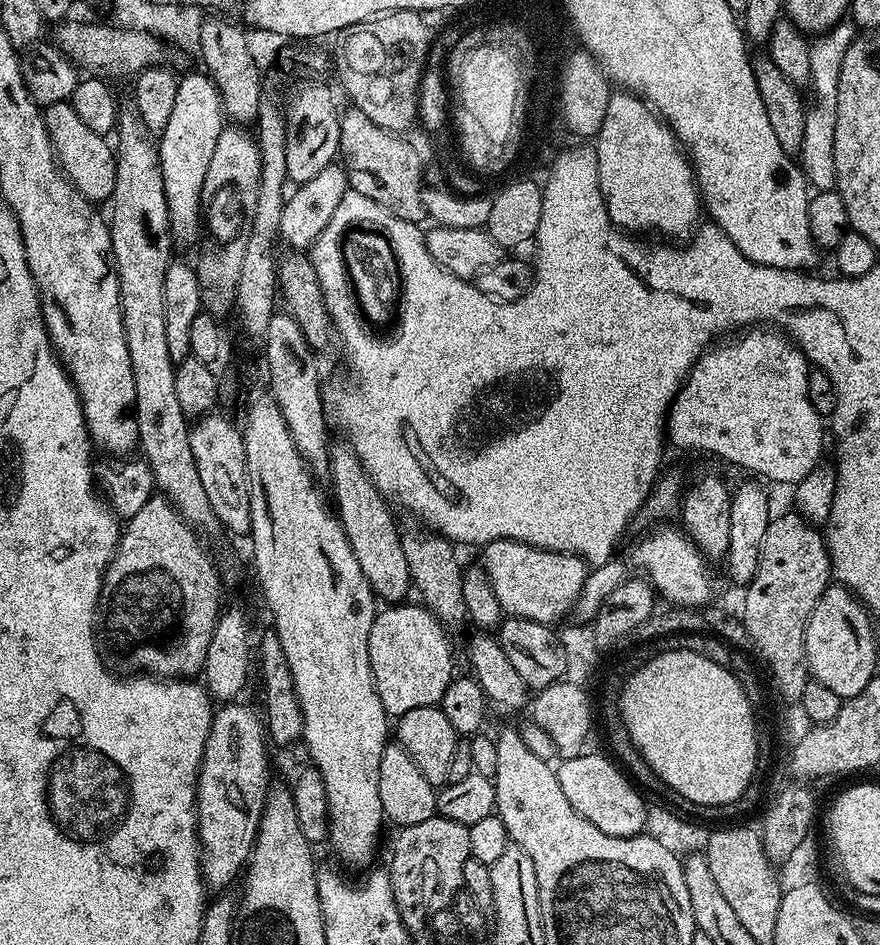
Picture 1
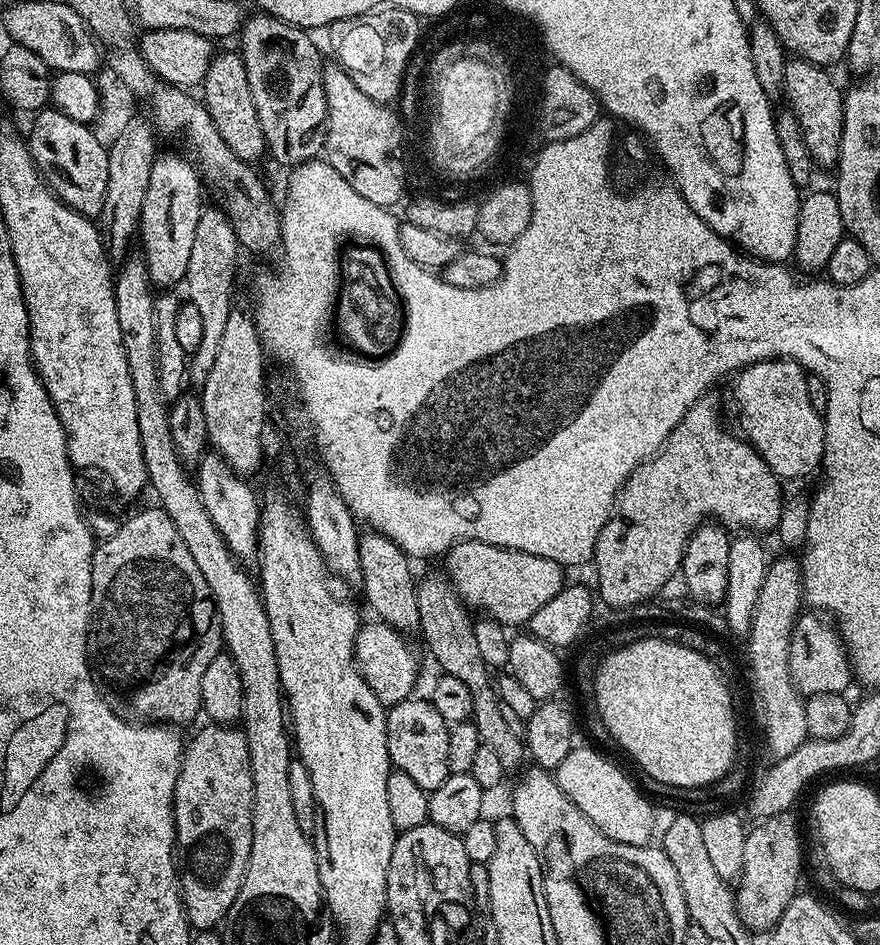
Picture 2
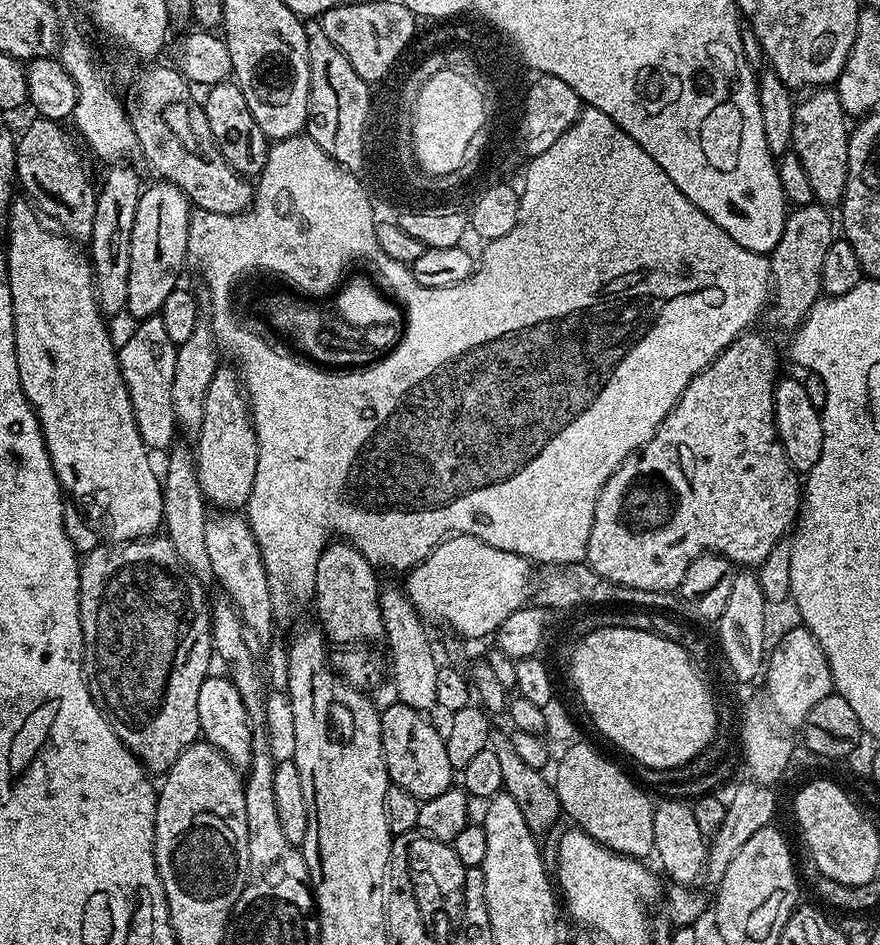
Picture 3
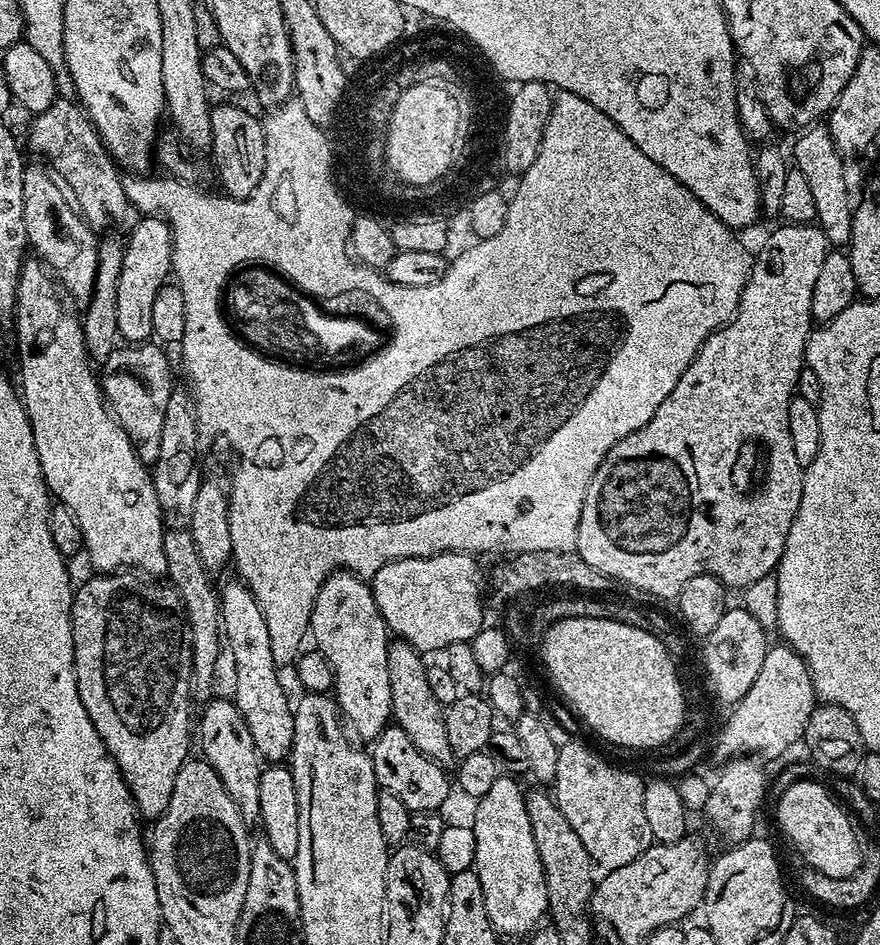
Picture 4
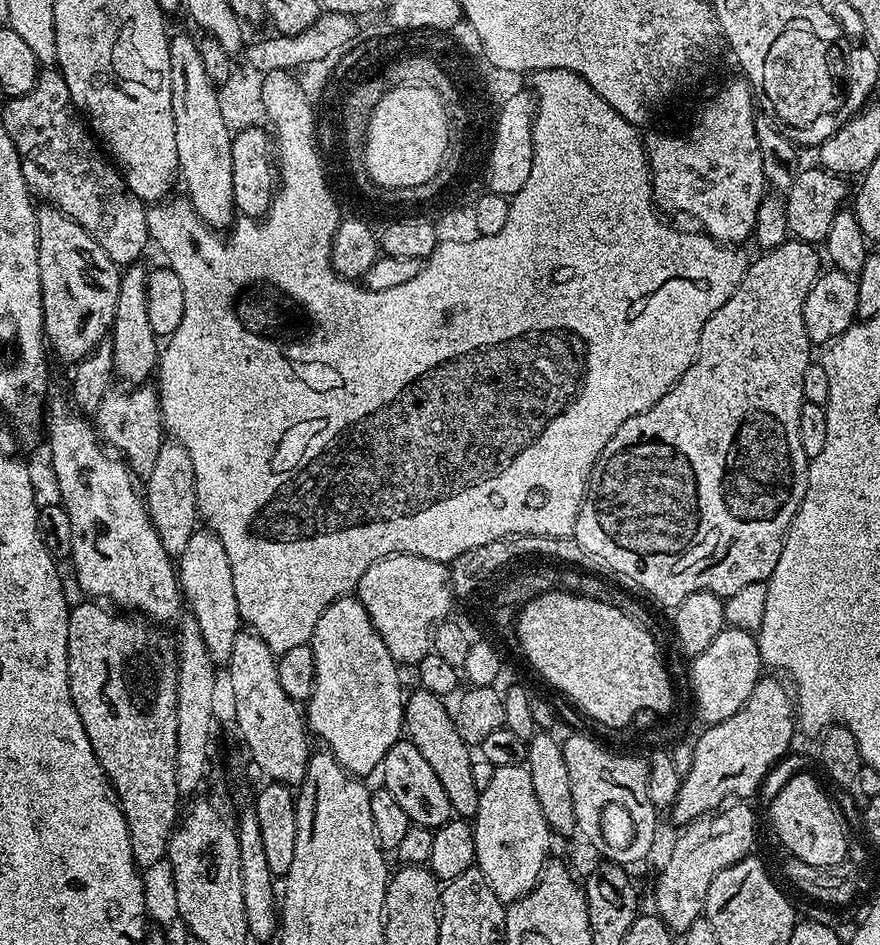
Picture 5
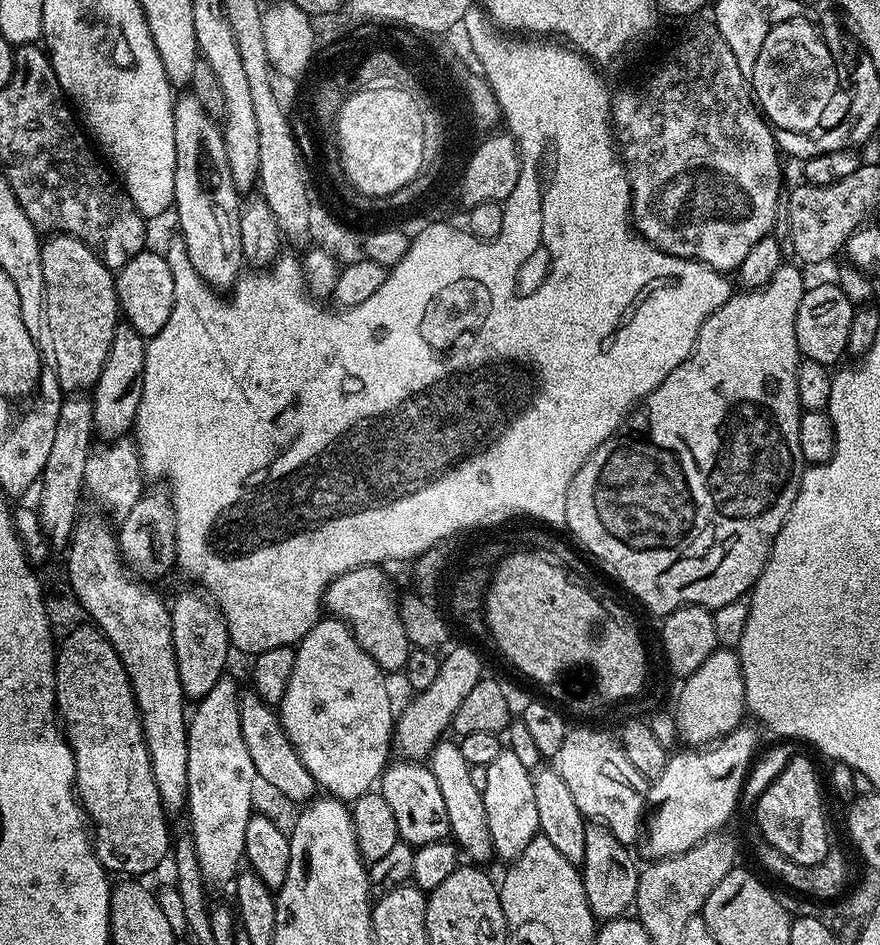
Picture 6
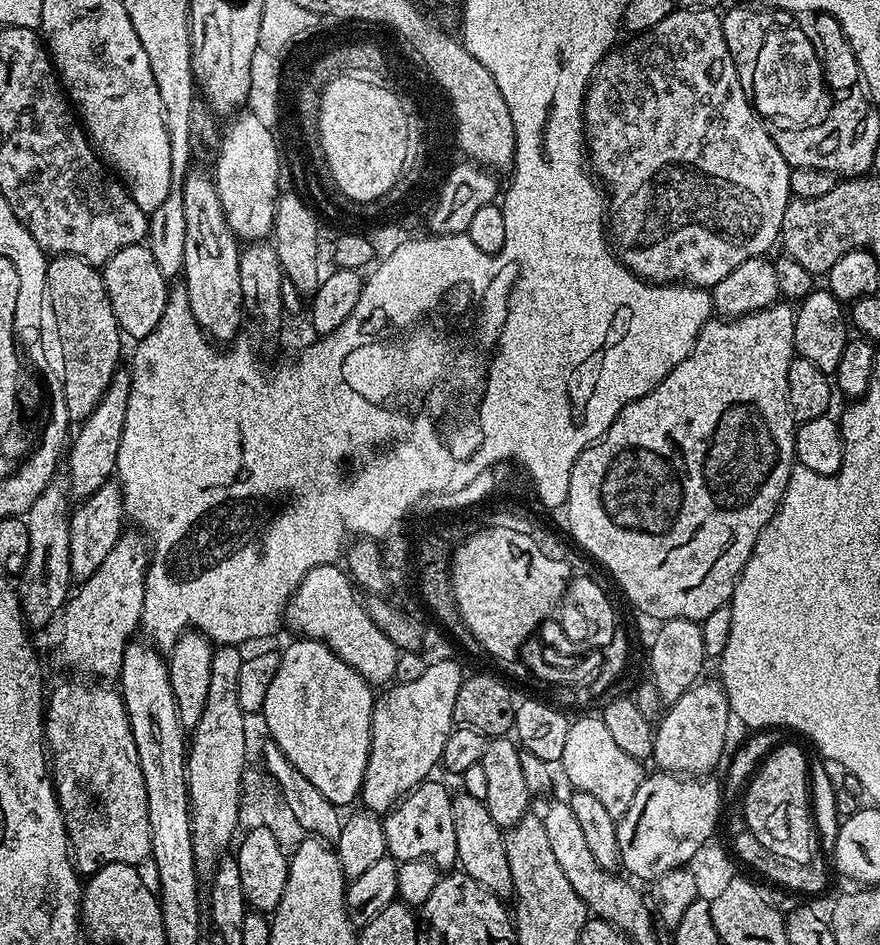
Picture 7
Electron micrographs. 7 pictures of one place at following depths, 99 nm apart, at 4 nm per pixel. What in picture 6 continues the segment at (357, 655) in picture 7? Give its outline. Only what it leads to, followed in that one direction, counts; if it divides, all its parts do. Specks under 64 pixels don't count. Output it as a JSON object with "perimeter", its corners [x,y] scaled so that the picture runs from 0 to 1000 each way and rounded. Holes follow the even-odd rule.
{"perimeter":[[[432,599],[403,601],[375,616],[368,626],[367,642],[378,653],[391,657],[400,666],[402,675],[438,713],[453,712],[466,689],[466,680],[455,657],[452,635],[445,632],[441,610]]]}

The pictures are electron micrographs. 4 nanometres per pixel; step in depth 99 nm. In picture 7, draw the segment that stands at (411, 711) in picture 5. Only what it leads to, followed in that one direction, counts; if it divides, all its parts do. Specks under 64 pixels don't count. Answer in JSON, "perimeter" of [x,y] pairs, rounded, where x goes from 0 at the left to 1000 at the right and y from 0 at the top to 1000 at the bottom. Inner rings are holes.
{"perimeter":[[[523,836],[515,841],[516,889],[520,891],[518,914],[522,922],[528,923],[539,933],[552,938],[557,946],[577,950],[584,944],[584,929],[580,925],[580,911],[575,908],[575,891],[573,880],[557,866],[557,857],[549,847],[534,844],[534,840]]]}

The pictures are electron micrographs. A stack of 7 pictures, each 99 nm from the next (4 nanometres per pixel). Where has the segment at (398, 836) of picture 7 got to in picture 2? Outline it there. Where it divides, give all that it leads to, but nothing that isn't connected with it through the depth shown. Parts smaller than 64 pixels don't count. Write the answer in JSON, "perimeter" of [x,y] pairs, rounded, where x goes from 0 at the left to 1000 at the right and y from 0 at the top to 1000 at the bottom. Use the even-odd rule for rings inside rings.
{"perimeter":[[[465,739],[444,746],[439,753],[441,803],[449,816],[463,819],[484,839],[498,836],[511,820],[507,794],[511,789],[509,765],[493,751],[490,740]]]}

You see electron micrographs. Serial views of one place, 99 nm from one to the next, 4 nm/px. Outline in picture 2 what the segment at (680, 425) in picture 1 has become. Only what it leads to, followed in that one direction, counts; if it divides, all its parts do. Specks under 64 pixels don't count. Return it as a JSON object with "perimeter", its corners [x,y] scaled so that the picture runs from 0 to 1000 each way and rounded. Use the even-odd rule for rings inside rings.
{"perimeter":[[[888,379],[864,381],[840,390],[832,406],[832,419],[841,431],[840,456],[859,473],[875,497],[892,509],[918,504],[936,490],[936,442],[920,430],[918,399],[909,386]]]}

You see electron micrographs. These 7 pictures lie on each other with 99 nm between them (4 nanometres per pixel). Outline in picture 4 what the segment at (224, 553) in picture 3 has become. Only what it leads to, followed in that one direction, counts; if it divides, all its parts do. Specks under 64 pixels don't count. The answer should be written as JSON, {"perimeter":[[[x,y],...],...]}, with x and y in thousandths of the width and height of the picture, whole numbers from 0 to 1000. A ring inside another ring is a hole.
{"perimeter":[[[265,612],[248,622],[250,659],[257,686],[264,689],[264,715],[268,719],[266,744],[284,768],[284,781],[293,794],[297,805],[323,806],[328,803],[334,781],[333,746],[318,725],[316,705],[307,688],[307,667],[302,667],[302,654],[276,614]]]}

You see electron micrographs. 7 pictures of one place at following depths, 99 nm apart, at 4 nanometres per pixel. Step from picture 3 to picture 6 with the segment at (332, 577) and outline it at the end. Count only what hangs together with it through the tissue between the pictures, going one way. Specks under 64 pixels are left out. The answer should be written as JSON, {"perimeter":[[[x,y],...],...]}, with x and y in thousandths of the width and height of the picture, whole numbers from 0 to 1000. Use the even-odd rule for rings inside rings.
{"perimeter":[[[365,654],[360,656],[359,661],[347,671],[344,677],[335,683],[335,688],[334,711],[330,713],[330,722],[325,726],[325,734],[319,739],[316,746],[316,757],[320,768],[334,789],[339,802],[343,802],[343,811],[348,811],[348,815],[352,815],[352,819],[358,823],[360,831],[363,831],[367,837],[369,834],[369,836],[373,837],[369,839],[372,839],[374,843],[392,849],[406,847],[411,840],[424,837],[425,831],[431,826],[432,820],[435,819],[443,804],[443,801],[441,801],[441,792],[443,796],[445,771],[448,769],[448,749],[445,753],[445,737],[441,733],[440,722],[436,721],[440,720],[439,713],[428,705],[425,696],[420,696],[420,692],[416,692],[416,688],[411,688],[411,684],[407,684],[400,666],[397,665],[391,657],[381,654]]]}

